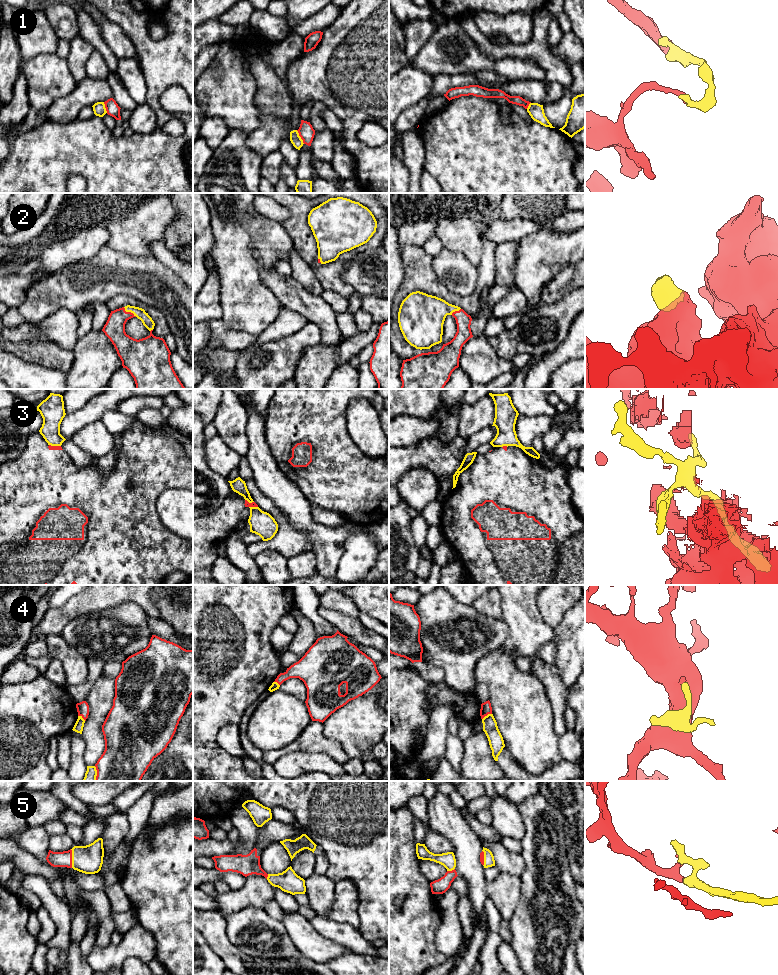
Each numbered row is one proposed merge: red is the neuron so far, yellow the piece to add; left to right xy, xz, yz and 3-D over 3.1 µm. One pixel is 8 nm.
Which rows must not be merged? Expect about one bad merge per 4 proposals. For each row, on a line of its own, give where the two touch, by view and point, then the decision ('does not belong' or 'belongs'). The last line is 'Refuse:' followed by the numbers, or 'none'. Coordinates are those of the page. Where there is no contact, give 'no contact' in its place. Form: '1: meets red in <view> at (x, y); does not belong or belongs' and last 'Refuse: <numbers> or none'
1: meets red in xz at (300, 136); belongs
2: meets red in xy at (129, 312); belongs
3: meets red in xz at (248, 502); does not belong
4: meets red in yz at (486, 715); does not belong
5: meets red in xy at (71, 858); belongs
Refuse: 3, 4

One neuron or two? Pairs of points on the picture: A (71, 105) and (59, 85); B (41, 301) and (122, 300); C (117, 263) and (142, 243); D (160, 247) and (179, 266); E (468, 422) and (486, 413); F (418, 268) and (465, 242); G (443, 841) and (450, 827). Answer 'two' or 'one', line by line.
A: two
B: two
C: two
D: one
E: one
F: two
G: two

